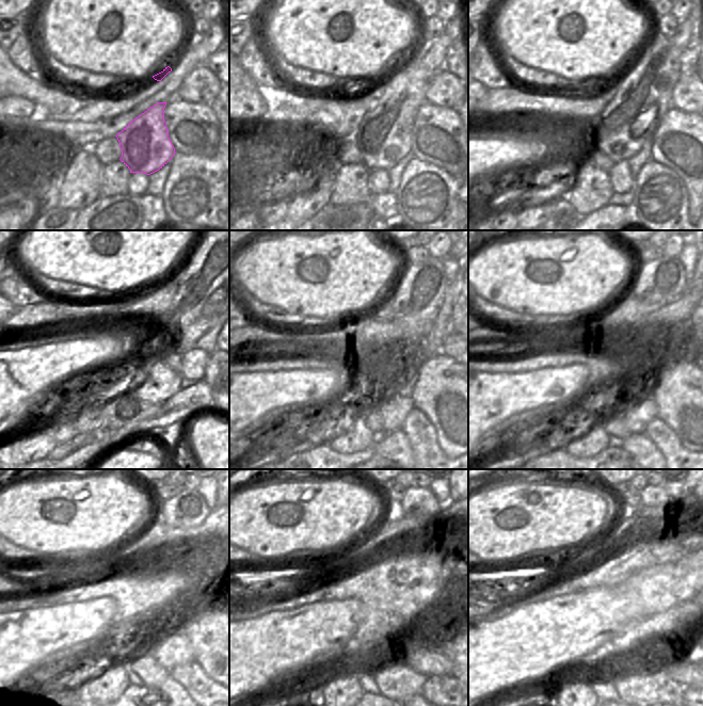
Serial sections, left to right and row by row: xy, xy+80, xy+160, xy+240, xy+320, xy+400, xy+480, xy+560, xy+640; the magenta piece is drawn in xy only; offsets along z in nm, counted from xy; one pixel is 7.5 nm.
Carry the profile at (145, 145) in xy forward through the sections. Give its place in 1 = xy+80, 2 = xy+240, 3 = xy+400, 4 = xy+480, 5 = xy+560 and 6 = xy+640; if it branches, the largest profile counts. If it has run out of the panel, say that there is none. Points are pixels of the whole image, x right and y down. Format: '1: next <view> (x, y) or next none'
1: next xy+80 (384, 135)
2: next xy+240 (180, 295)
3: next xy+400 (664, 279)
4: next xy+480 (187, 510)
5: next xy+560 (420, 502)
6: next xy+640 (654, 501)

